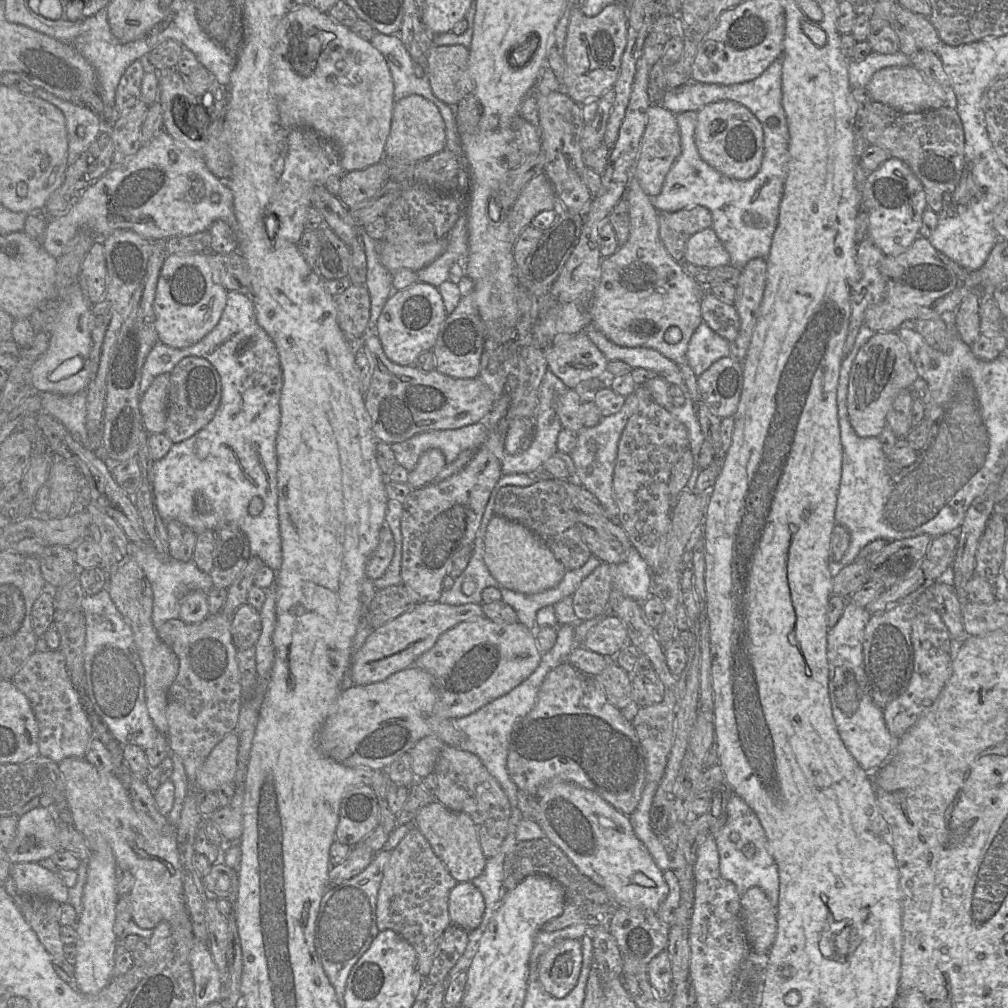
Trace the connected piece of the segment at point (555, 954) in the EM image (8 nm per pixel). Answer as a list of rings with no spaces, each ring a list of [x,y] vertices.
[[[579,939],[555,943],[540,957],[539,981],[546,993],[554,998],[566,997],[576,986],[583,962]]]

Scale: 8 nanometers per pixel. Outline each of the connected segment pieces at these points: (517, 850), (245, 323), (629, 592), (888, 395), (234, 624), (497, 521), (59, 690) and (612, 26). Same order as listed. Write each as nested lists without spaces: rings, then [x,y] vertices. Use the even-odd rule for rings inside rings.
[[[546,838],[516,843],[504,862],[503,886],[506,891],[511,891],[525,878],[533,875],[554,879],[564,890],[563,913],[544,923],[541,927],[543,931],[561,930],[575,924],[608,927],[611,919],[620,908],[605,889],[583,875],[565,854]]]
[[[228,291],[227,302],[215,328],[199,342],[186,348],[172,348],[157,342],[142,367],[139,387],[143,395],[154,379],[169,374],[183,358],[197,356],[207,359],[221,380],[221,401],[213,419],[197,434],[173,444],[169,452],[154,462],[153,492],[155,505],[166,522],[177,521],[196,534],[216,527],[236,525],[248,537],[251,556],[258,557],[275,572],[282,564],[281,537],[278,519],[276,437],[280,426],[280,397],[283,375],[277,348],[258,324],[252,300],[240,292]],[[202,493],[209,505],[207,514],[199,514],[194,506],[194,494]]]
[[[632,546],[626,559],[613,566],[613,590],[642,604],[651,595],[652,572]]]
[[[876,332],[859,349],[849,373],[846,406],[855,433],[878,437],[886,426],[886,416],[897,395],[918,378],[906,344],[897,332]]]
[[[244,603],[231,616],[232,641],[239,649],[254,647],[260,634],[262,624],[259,611]]]
[[[494,515],[484,537],[484,562],[504,588],[522,594],[536,594],[557,586],[566,569],[552,551],[531,530],[520,523]]]
[[[60,650],[35,651],[12,678],[28,699],[39,728],[39,755],[59,763],[66,758],[83,758],[94,737],[88,713],[73,686]]]
[[[620,2],[606,6],[599,14],[588,17],[579,7],[570,16],[565,42],[566,69],[563,91],[579,105],[598,100],[611,90],[618,78],[627,41],[625,6]]]

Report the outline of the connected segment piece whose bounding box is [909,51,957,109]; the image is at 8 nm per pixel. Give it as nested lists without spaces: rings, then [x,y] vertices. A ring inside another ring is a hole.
[[[918,51],[909,56],[912,65],[945,93],[945,106],[955,109],[957,98],[938,55],[933,51]]]

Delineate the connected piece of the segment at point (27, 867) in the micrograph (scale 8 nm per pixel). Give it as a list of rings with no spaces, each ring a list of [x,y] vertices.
[[[38,862],[14,863],[10,875],[22,895],[45,896],[61,904],[68,900],[69,888],[62,879]]]

